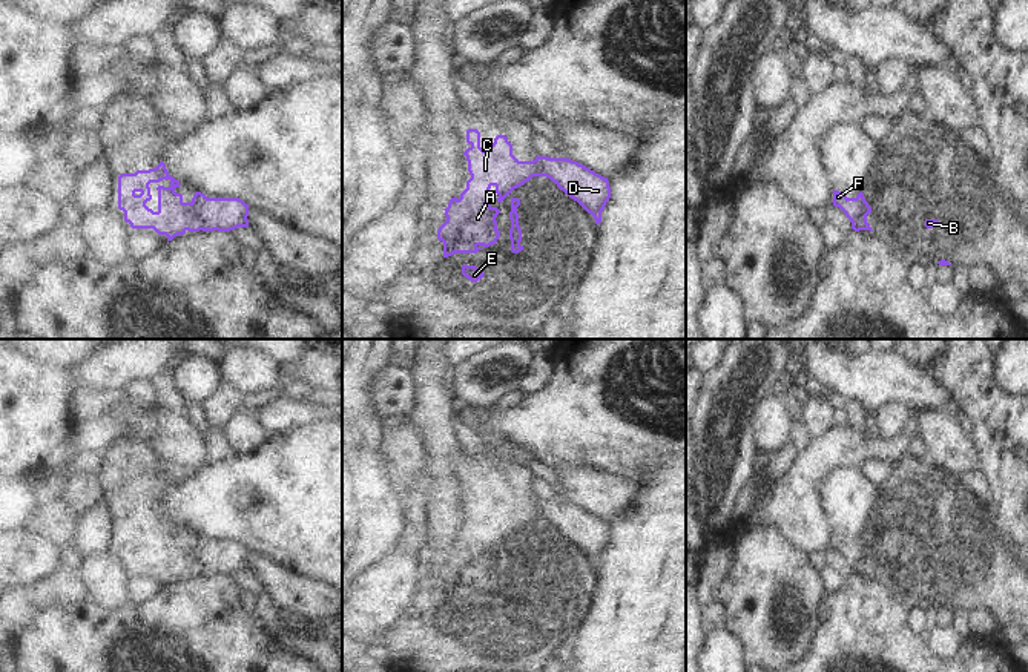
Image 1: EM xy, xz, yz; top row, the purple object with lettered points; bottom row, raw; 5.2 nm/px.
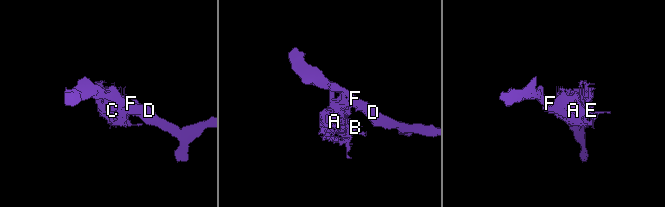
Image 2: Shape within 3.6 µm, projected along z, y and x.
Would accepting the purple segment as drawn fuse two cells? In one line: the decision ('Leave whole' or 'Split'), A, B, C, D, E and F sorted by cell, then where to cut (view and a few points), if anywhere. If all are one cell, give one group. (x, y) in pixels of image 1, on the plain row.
Split. Groups: A B C E / D F. Split along xy (204, 540), (198, 550), (198, 560), (209, 573).

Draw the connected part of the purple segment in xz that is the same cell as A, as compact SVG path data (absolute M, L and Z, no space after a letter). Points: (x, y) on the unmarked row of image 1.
M466 474L470 491L463 496L471 522L466 532L450 543L445 554L446 565L437 574L437 583L443 586L443 601L454 597L477 597L483 591L497 586L497 558L500 554L489 549L489 532L494 529L502 546L514 532L523 529L532 520L549 519L543 514L540 502L519 505L512 499L512 488L505 479L497 479L486 494L480 491L480 476Z

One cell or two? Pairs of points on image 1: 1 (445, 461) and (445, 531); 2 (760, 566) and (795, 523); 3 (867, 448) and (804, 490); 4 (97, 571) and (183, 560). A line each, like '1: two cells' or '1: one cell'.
1: one cell
2: two cells
3: one cell
4: two cells

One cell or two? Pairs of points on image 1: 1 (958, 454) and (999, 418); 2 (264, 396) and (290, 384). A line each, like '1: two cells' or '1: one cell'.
1: two cells
2: one cell

